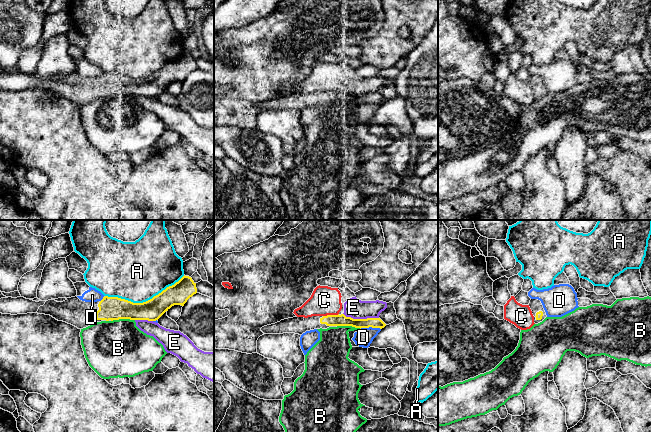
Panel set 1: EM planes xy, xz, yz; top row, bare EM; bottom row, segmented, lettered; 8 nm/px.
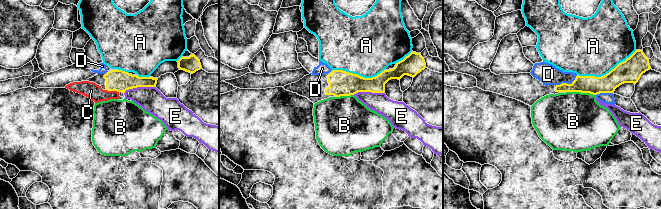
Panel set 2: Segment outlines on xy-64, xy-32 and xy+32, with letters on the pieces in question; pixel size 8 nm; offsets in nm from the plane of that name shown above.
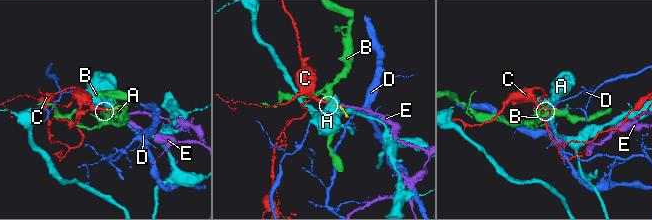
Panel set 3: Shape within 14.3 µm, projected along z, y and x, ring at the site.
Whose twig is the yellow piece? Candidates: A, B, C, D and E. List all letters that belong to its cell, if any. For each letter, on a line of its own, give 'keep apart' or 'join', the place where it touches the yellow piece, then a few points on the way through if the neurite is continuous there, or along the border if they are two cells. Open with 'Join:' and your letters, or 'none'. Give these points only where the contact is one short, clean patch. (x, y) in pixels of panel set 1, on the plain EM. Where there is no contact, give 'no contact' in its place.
Join: none
A: keep apart; meets yellow in xy at (144, 78)
B: keep apart; meets yellow in xy at (122, 94)
C: keep apart; meets yellow in xz at (330, 91)
D: keep apart; meets yellow in xz at (370, 102)
E: keep apart; meets yellow in xz at (361, 95)

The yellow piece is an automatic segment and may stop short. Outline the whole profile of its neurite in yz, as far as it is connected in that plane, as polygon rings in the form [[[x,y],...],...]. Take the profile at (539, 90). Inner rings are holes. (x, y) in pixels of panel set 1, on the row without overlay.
[[[531,75],[529,79],[529,83],[532,87],[532,90],[534,92],[534,99],[538,100],[542,98],[546,93],[546,88],[543,84],[543,81],[540,76],[538,75]]]

